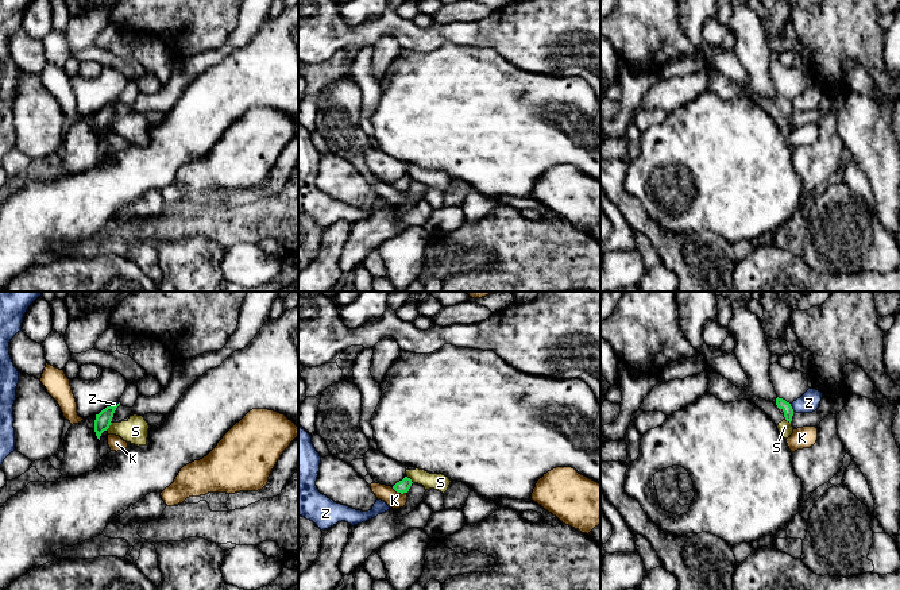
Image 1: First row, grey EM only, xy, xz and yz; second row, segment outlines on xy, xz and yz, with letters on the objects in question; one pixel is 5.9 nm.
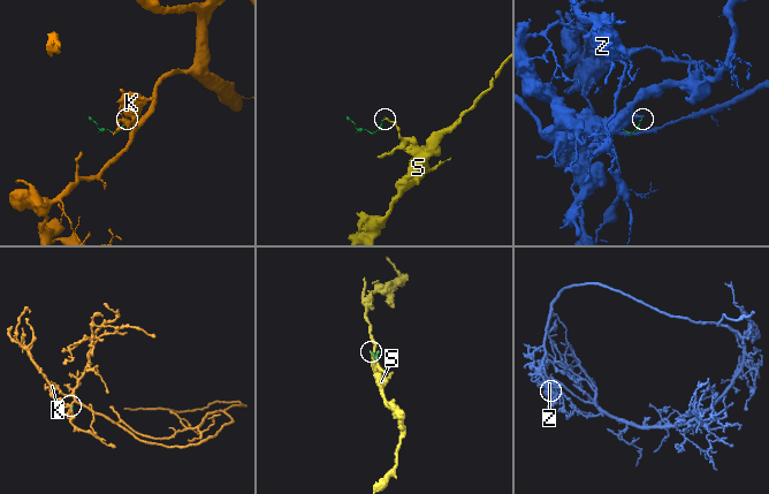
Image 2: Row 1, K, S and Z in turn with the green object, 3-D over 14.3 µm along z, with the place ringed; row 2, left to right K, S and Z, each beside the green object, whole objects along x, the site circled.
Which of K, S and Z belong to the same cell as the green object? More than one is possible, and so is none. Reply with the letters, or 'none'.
none

